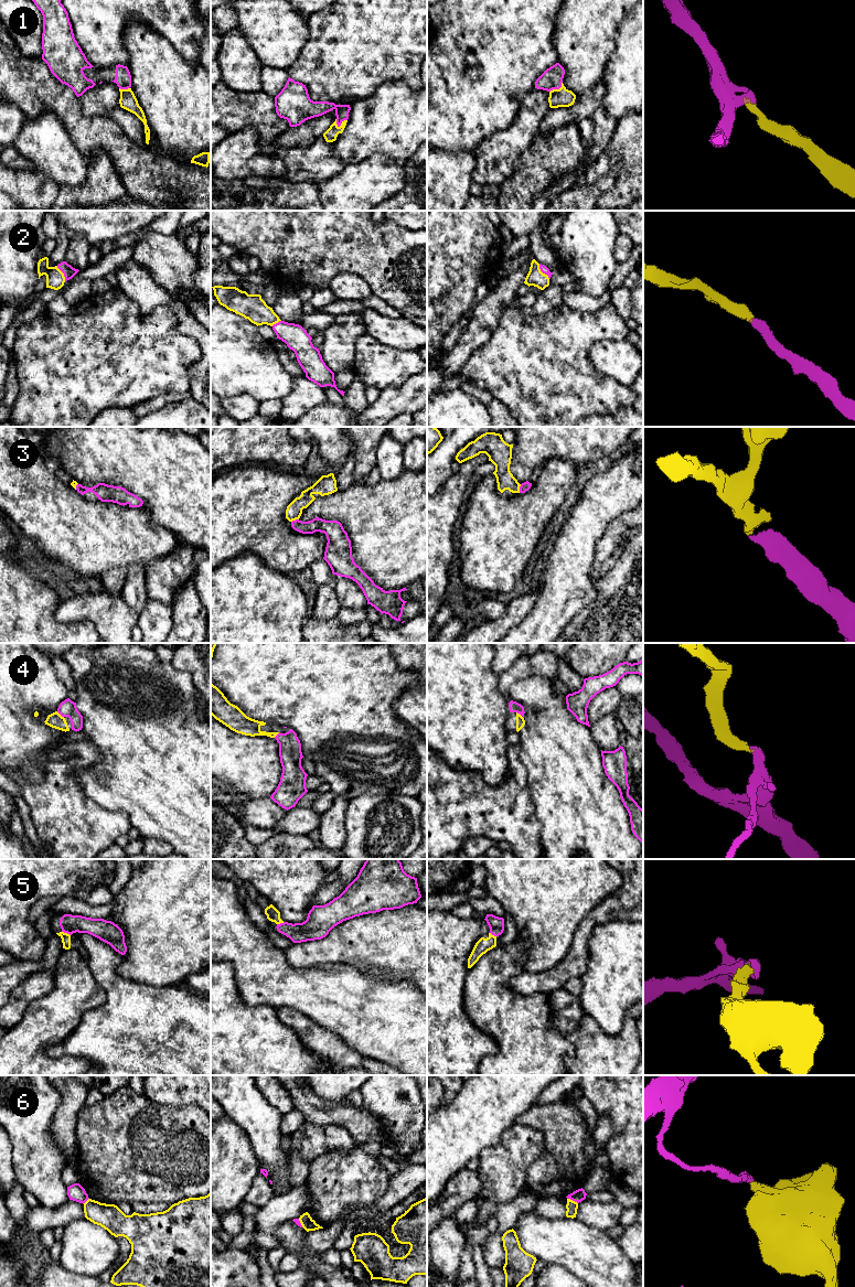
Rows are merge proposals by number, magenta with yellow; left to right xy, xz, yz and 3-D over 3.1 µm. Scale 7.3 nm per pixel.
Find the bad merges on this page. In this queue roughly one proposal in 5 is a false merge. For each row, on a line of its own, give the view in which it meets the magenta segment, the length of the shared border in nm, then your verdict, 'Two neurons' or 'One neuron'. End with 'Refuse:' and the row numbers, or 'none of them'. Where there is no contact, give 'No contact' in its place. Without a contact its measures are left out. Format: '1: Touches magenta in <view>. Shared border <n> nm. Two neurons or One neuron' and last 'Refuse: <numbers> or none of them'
1: Touches magenta in xz. Shared border 90 nm. One neuron
2: Touches magenta in yz. Shared border 140 nm. One neuron
3: Touches magenta in yz. Shared border 70 nm. One neuron
4: Touches magenta in yz. Shared border 80 nm. One neuron
5: Touches magenta in xy. Shared border 70 nm. One neuron
6: Touches magenta in yz. Shared border 90 nm. Two neurons
Refuse: 6

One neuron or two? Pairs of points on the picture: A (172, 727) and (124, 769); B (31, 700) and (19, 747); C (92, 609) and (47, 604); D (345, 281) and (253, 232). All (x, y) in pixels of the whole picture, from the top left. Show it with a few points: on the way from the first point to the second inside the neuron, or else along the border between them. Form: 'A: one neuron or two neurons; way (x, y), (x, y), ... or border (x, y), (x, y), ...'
A: one neuron; way (160, 739), (136, 763)
B: one neuron; way (20, 711), (19, 736)
C: two neurons; border (66, 596), (55, 611), (55, 619), (78, 622)
D: two neurons; border (361, 277), (350, 272), (339, 272), (327, 286)

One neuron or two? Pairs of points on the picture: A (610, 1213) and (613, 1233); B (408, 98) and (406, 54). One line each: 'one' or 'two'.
A: two
B: two

